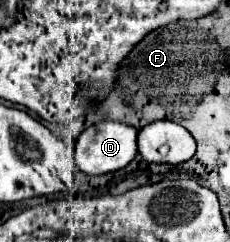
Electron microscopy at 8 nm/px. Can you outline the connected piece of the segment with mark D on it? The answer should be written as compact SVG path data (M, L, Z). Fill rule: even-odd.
M103 120L103 122L87 128L85 132L81 132L77 146L75 146L77 166L81 168L81 172L91 174L91 176L117 172L117 170L125 168L135 156L137 156L137 130L127 124L113 122L113 120Z

